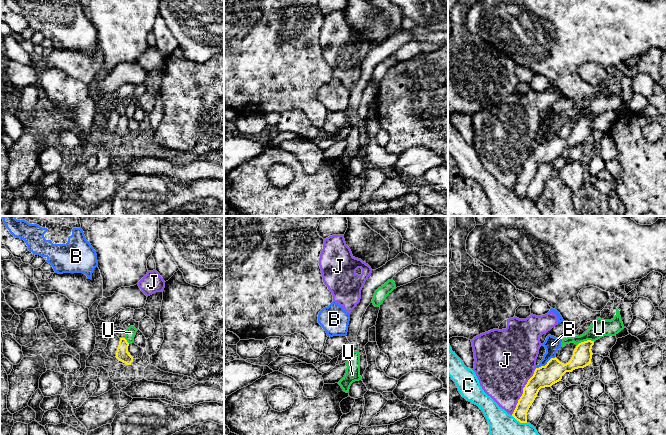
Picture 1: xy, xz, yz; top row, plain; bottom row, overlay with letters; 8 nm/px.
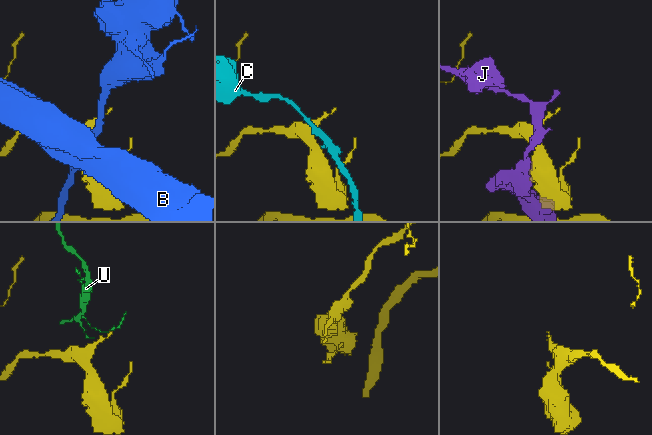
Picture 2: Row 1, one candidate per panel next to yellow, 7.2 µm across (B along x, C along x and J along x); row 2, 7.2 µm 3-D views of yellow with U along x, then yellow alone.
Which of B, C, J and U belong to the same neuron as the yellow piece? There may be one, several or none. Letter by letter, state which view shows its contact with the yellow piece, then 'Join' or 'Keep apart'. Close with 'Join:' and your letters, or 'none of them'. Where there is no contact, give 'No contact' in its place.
B: Touches yellow in yz. Keep apart
C: Touches yellow in yz. Keep apart
J: Touches yellow in yz. Keep apart
U: Touches yellow in yz. Keep apart
Join: none of them

